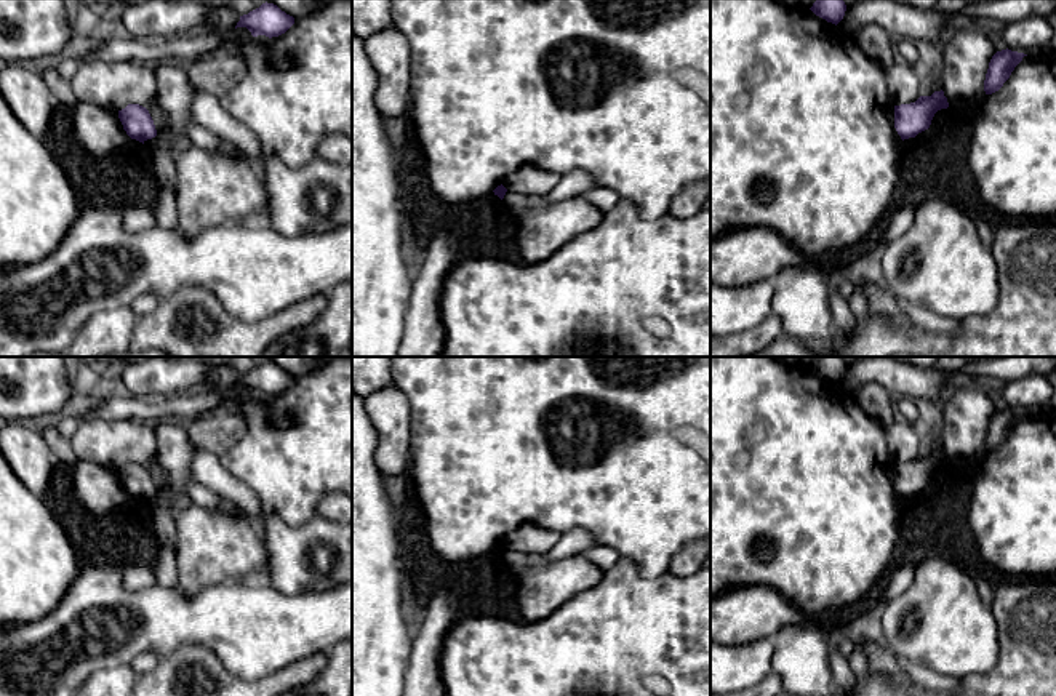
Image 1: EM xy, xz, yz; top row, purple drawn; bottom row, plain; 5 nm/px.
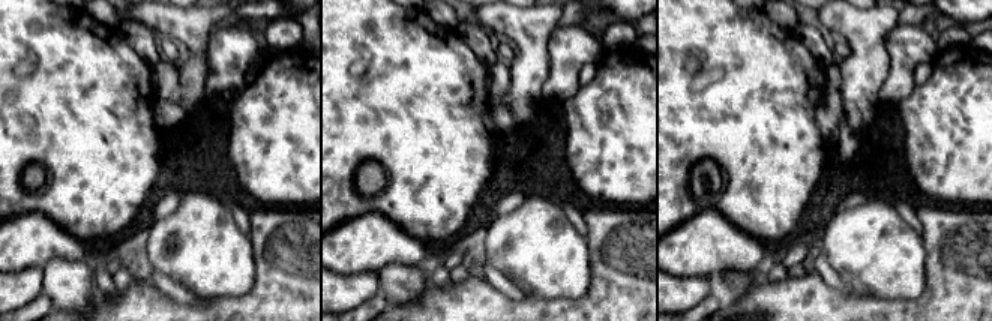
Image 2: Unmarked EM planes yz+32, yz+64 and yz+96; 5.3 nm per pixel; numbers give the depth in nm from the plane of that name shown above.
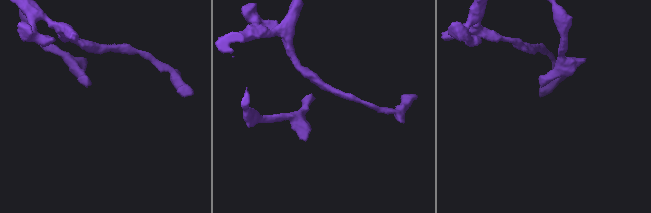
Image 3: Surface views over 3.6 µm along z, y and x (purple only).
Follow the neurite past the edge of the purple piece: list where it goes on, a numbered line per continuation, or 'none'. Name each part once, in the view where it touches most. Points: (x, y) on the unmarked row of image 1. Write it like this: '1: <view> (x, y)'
none

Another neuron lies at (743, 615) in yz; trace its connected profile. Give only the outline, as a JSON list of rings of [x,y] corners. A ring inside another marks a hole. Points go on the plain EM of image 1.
[[[754,584],[710,597],[710,640],[744,645],[773,637],[786,626],[813,621],[771,586]]]

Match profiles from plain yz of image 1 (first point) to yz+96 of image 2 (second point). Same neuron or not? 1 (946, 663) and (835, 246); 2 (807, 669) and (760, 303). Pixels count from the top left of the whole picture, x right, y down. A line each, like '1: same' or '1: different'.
1: same
2: different

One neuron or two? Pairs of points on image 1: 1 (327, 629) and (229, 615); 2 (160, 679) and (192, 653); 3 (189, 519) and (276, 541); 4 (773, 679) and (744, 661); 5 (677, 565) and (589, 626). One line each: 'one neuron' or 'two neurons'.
1: one neuron
2: one neuron
3: two neurons
4: two neurons
5: two neurons

